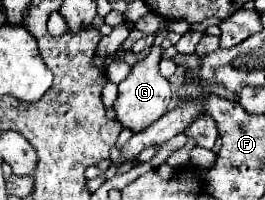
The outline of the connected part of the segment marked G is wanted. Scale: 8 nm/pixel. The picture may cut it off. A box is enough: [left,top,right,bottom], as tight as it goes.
[113,46,171,132]

